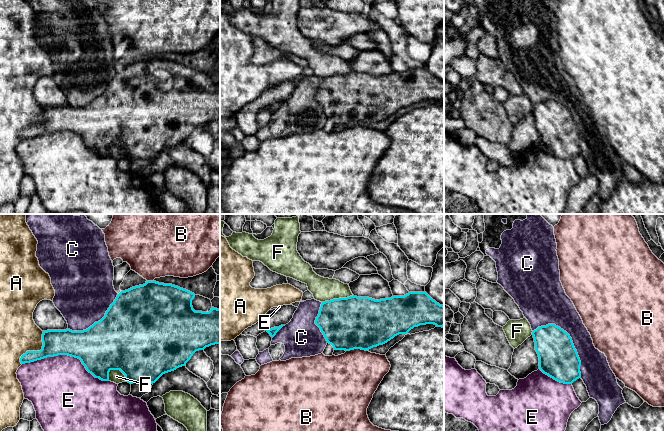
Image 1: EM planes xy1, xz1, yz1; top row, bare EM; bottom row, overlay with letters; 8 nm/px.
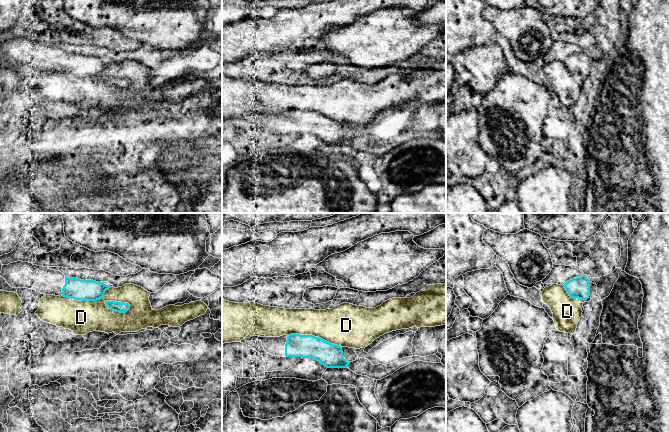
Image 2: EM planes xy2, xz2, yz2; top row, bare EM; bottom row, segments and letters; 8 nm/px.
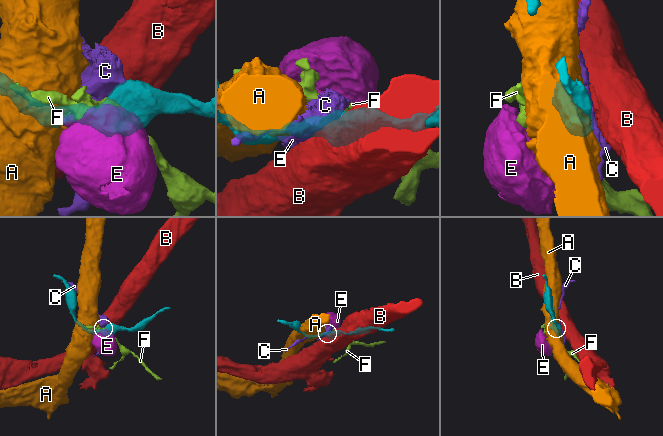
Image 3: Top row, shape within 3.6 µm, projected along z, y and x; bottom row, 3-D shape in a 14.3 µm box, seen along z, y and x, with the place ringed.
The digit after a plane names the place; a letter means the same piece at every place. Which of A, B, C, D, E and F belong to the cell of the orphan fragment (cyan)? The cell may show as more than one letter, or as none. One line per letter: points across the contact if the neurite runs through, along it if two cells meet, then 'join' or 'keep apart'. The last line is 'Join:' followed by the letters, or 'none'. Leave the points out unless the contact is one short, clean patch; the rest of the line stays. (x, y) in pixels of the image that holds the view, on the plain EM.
A: keep apart
B: keep apart
C: keep apart
D: keep apart
E: keep apart
F: keep apart
Join: none

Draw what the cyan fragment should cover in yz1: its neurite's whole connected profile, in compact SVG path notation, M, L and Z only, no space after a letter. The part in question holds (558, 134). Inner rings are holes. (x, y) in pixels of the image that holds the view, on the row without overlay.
M548 100L532 108L535 126L539 133L539 145L554 156L572 160L581 154L581 137L570 111Z

